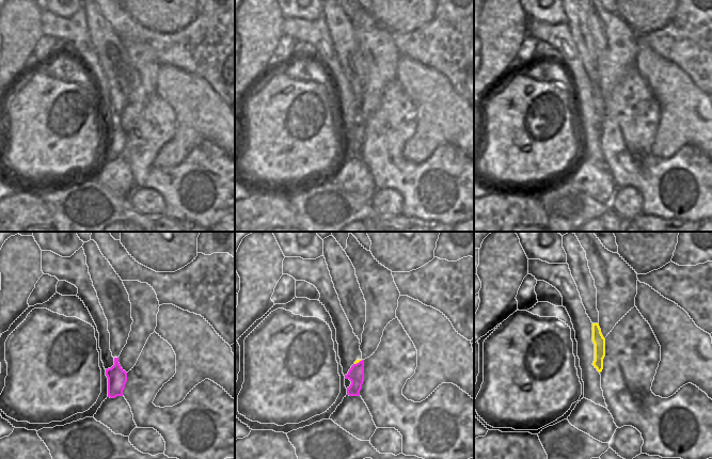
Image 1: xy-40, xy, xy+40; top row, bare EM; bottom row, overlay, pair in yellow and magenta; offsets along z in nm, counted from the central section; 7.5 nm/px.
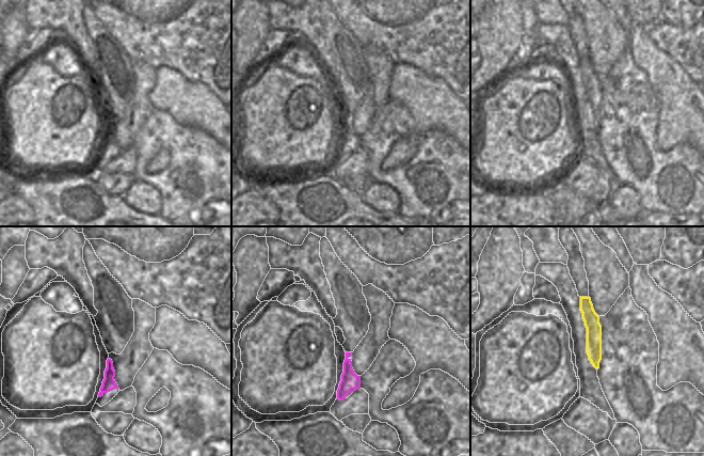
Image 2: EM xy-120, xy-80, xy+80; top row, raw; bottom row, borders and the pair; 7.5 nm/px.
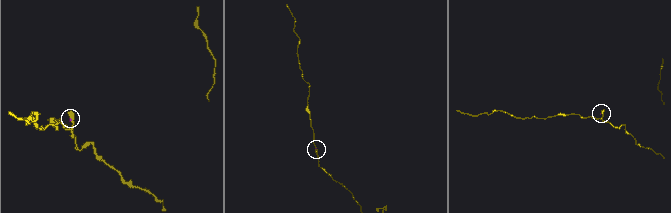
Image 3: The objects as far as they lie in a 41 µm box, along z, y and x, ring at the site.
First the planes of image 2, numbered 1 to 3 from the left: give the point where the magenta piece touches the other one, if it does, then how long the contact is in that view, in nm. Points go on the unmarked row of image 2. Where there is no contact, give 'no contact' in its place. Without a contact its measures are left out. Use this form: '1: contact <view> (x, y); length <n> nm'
1: no contact
2: no contact
3: no contact

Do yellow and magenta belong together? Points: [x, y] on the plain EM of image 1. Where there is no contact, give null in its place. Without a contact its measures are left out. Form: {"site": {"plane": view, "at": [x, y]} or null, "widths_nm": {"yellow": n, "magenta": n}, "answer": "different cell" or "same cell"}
{"site": {"plane": "xy", "at": [358, 123]}, "widths_nm": {"yellow": 20, "magenta": 120}, "answer": "different cell"}

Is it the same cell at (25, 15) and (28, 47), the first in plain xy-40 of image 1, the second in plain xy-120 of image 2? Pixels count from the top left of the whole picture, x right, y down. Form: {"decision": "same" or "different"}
{"decision": "different"}

